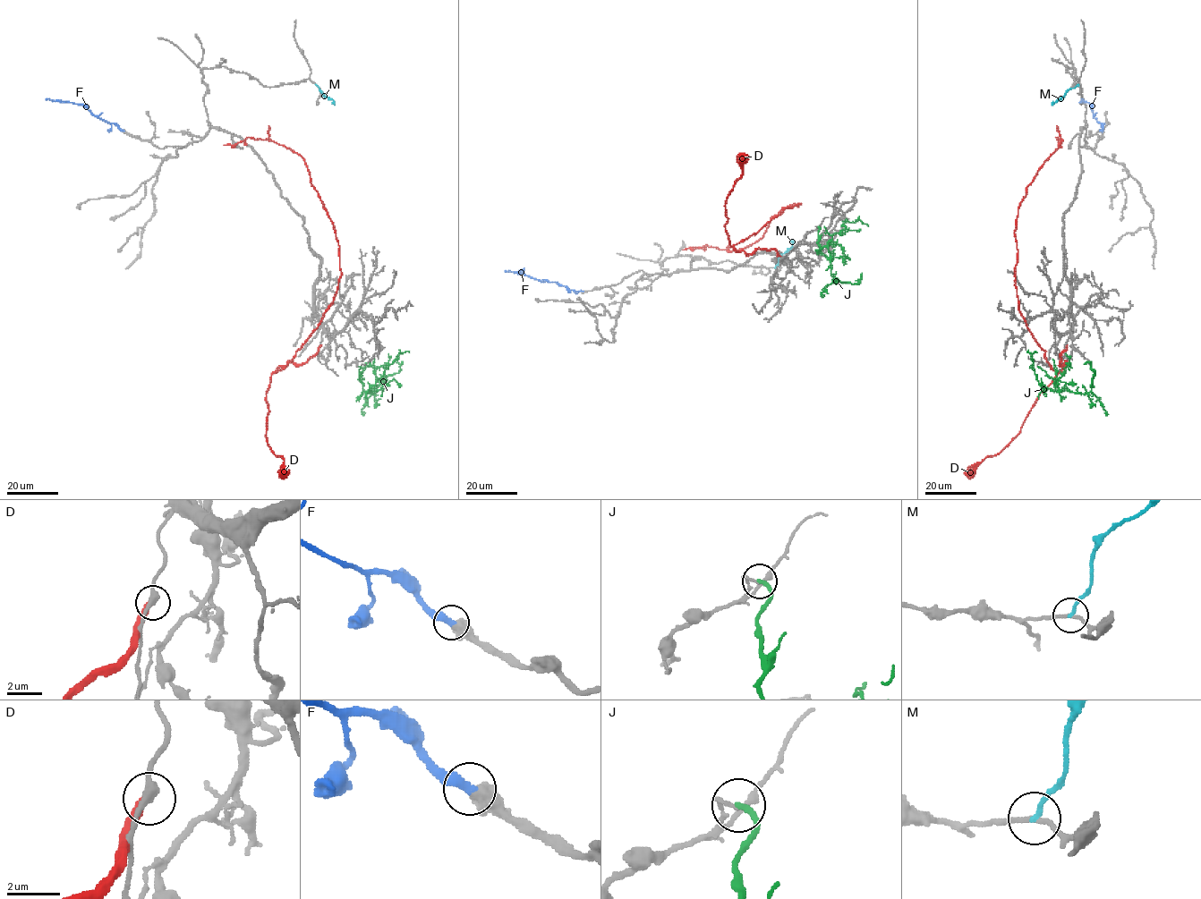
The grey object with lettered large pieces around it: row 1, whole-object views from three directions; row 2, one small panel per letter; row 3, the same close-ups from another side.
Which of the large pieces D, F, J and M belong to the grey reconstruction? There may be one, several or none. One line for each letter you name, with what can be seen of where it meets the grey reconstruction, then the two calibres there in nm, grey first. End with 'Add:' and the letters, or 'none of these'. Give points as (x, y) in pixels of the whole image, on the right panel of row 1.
F: meets grey at (1102, 131); 360 nm thick on the grey side, 260 nm on the other
Add: F

